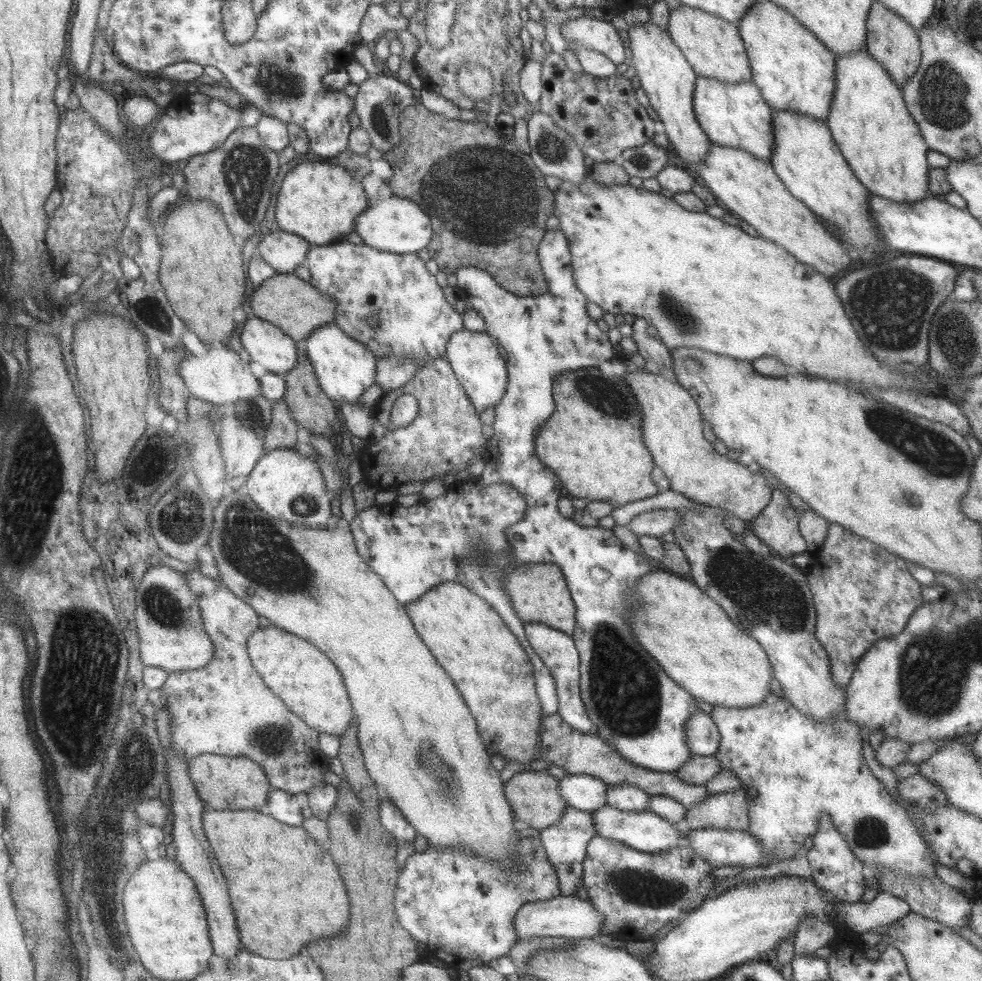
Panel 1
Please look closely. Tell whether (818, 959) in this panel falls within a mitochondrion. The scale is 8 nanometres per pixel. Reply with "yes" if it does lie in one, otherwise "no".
no

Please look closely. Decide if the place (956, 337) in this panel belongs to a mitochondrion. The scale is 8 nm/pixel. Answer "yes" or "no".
yes

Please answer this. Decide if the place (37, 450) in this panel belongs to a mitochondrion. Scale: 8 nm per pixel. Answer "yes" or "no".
yes

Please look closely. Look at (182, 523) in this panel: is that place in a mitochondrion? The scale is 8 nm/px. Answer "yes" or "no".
yes

